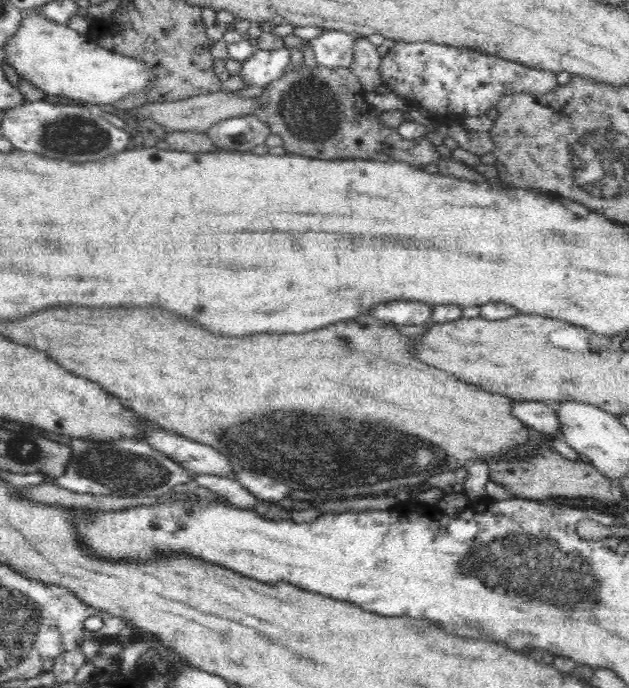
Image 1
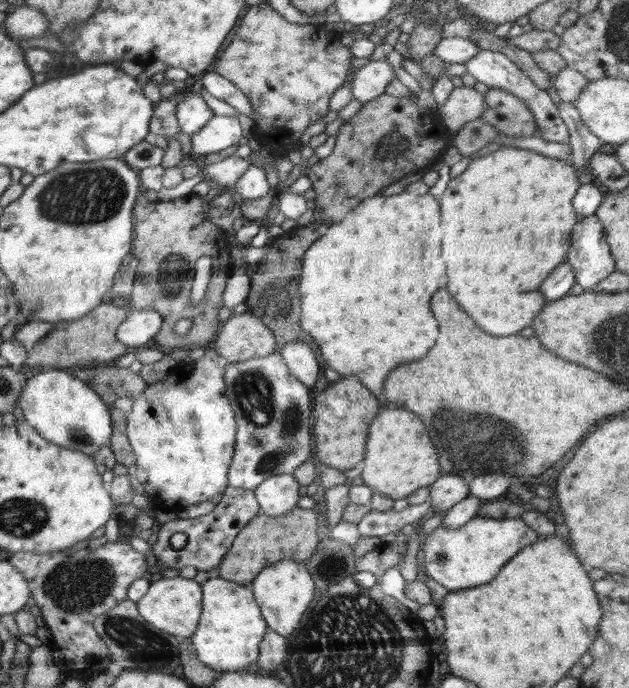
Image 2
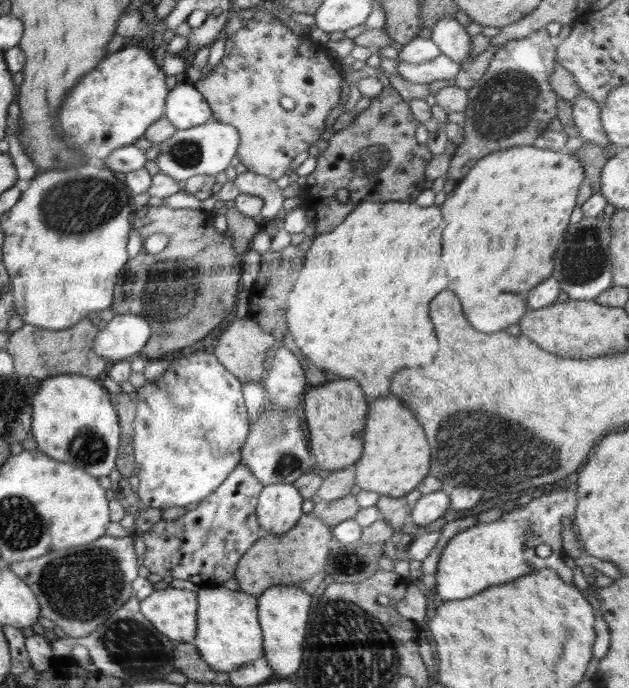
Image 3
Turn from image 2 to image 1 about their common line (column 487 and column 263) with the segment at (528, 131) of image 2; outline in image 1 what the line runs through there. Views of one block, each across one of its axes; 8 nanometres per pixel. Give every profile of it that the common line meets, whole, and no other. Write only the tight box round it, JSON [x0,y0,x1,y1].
[254,63,444,170]

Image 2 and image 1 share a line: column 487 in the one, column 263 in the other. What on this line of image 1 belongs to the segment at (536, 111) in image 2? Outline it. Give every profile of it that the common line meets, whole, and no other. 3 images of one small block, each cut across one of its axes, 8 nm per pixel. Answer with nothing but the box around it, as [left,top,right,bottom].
[238,47,290,86]

